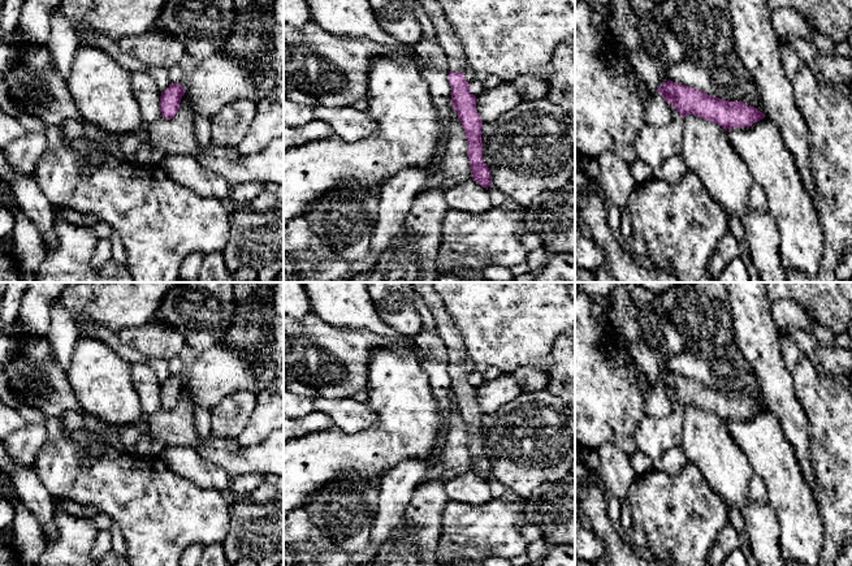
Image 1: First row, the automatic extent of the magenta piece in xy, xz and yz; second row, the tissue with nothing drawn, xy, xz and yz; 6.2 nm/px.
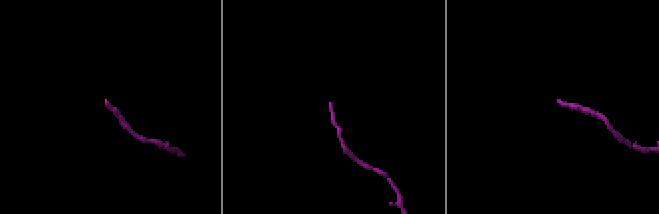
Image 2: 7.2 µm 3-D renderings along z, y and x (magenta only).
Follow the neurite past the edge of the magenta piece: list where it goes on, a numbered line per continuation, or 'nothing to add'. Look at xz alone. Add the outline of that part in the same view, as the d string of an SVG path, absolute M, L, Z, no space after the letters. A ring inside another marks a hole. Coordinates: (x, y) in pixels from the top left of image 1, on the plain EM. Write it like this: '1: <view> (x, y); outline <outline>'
1: xz (448, 331); outline M411 282L414 290L419 293L429 307L434 320L436 330L447 349L449 362L460 364L467 358L464 340L449 315L441 297L433 288L433 282Z

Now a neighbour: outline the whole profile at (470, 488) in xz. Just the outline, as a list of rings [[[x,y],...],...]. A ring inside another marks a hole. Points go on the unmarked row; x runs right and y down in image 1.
[[[472,470],[446,481],[444,489],[451,501],[484,505],[492,497],[490,484]]]

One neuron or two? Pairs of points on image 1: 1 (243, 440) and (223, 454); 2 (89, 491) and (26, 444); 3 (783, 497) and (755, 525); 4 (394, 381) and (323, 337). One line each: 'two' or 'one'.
1: two
2: two
3: two
4: two

